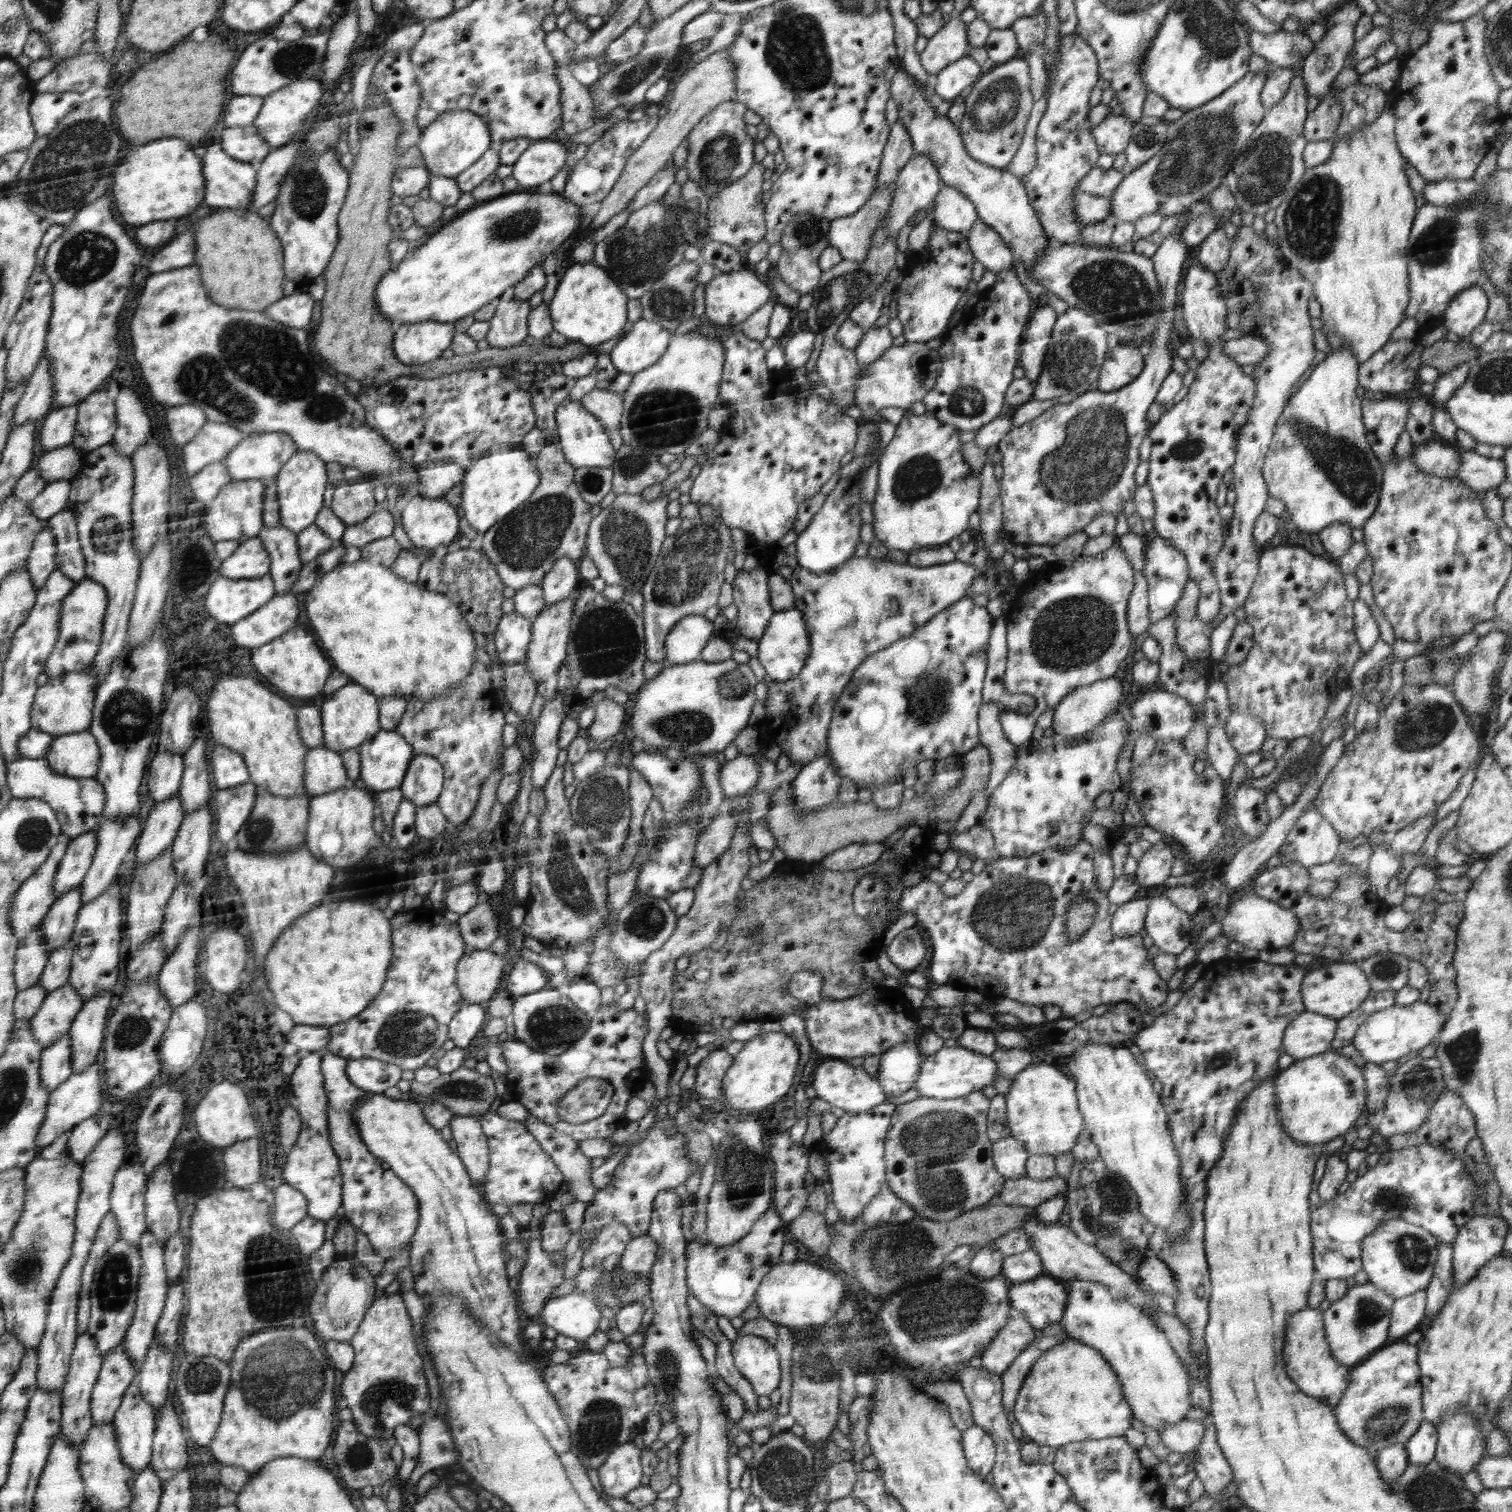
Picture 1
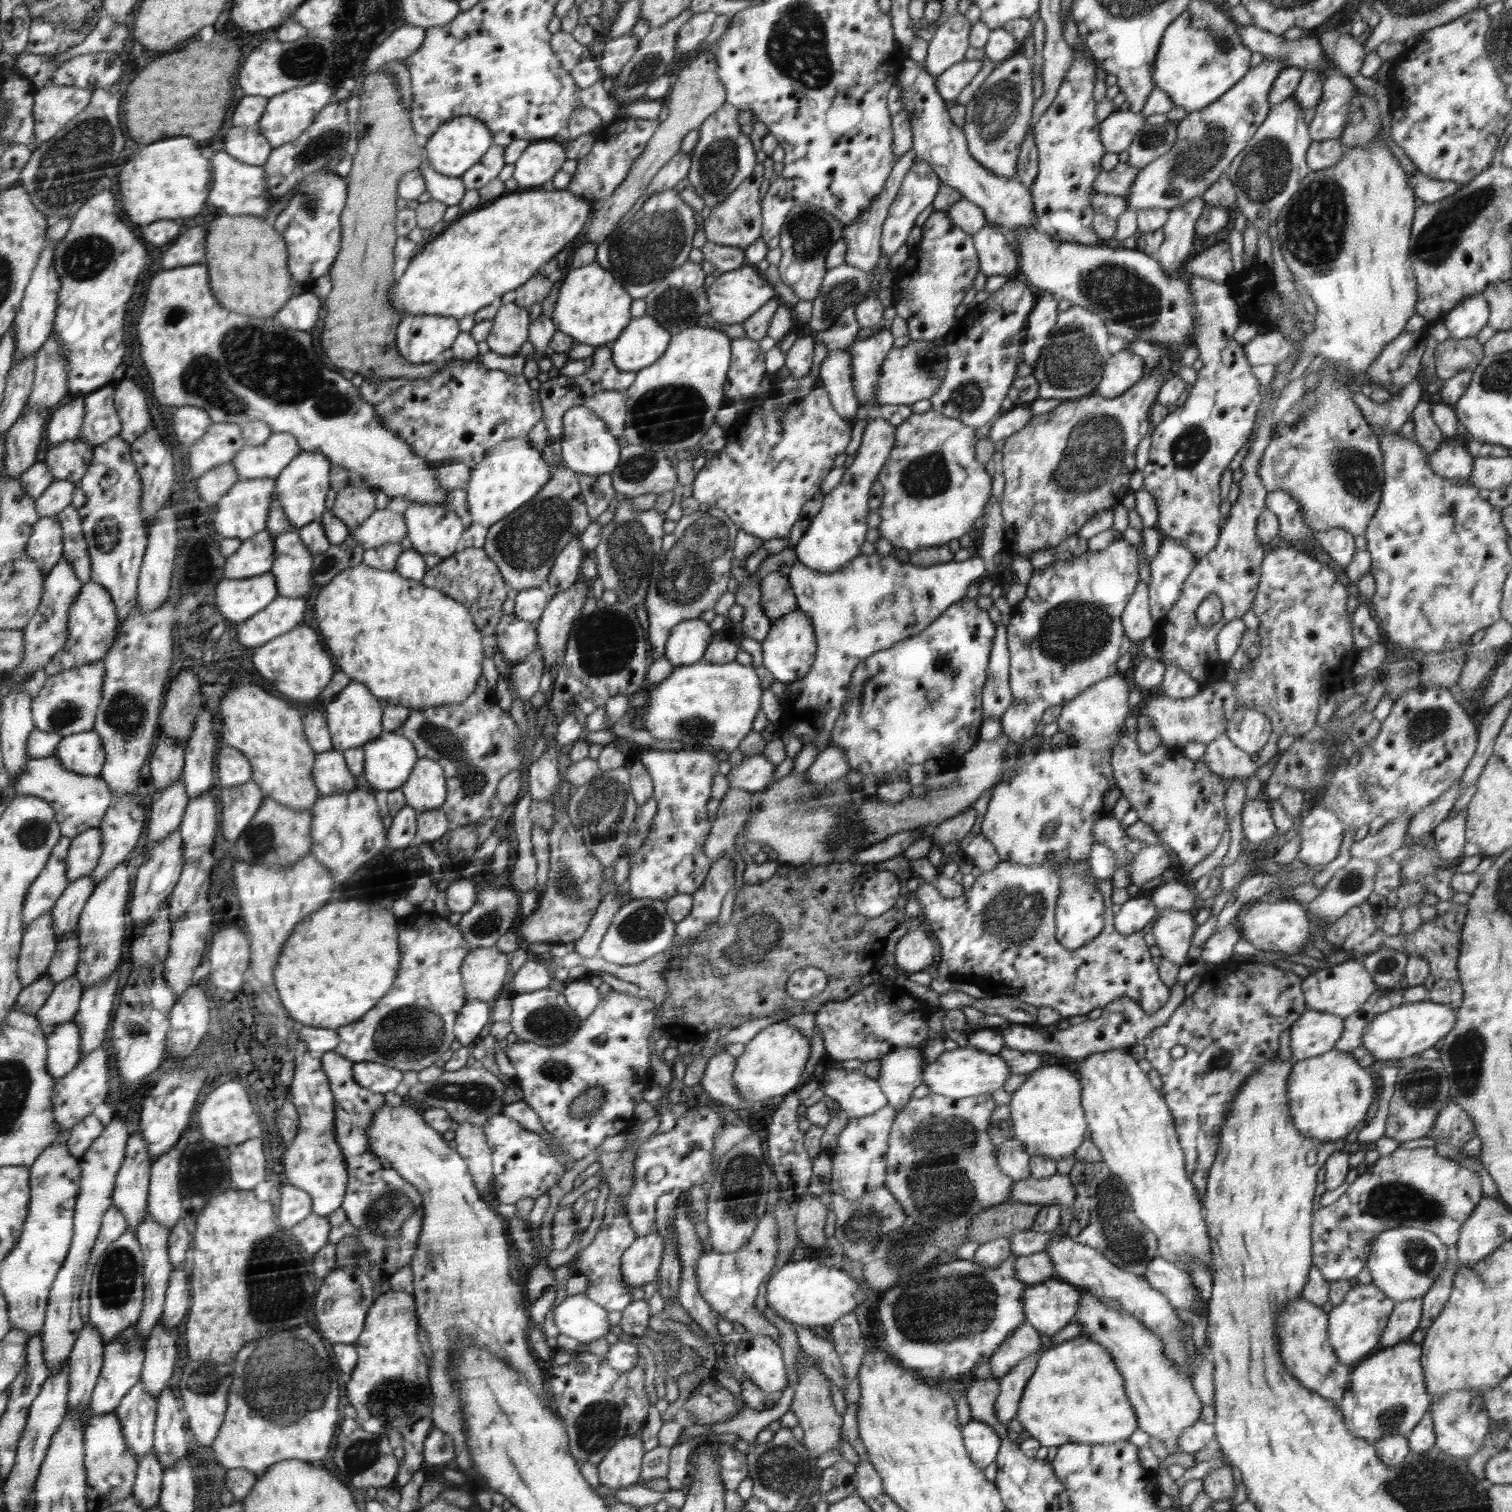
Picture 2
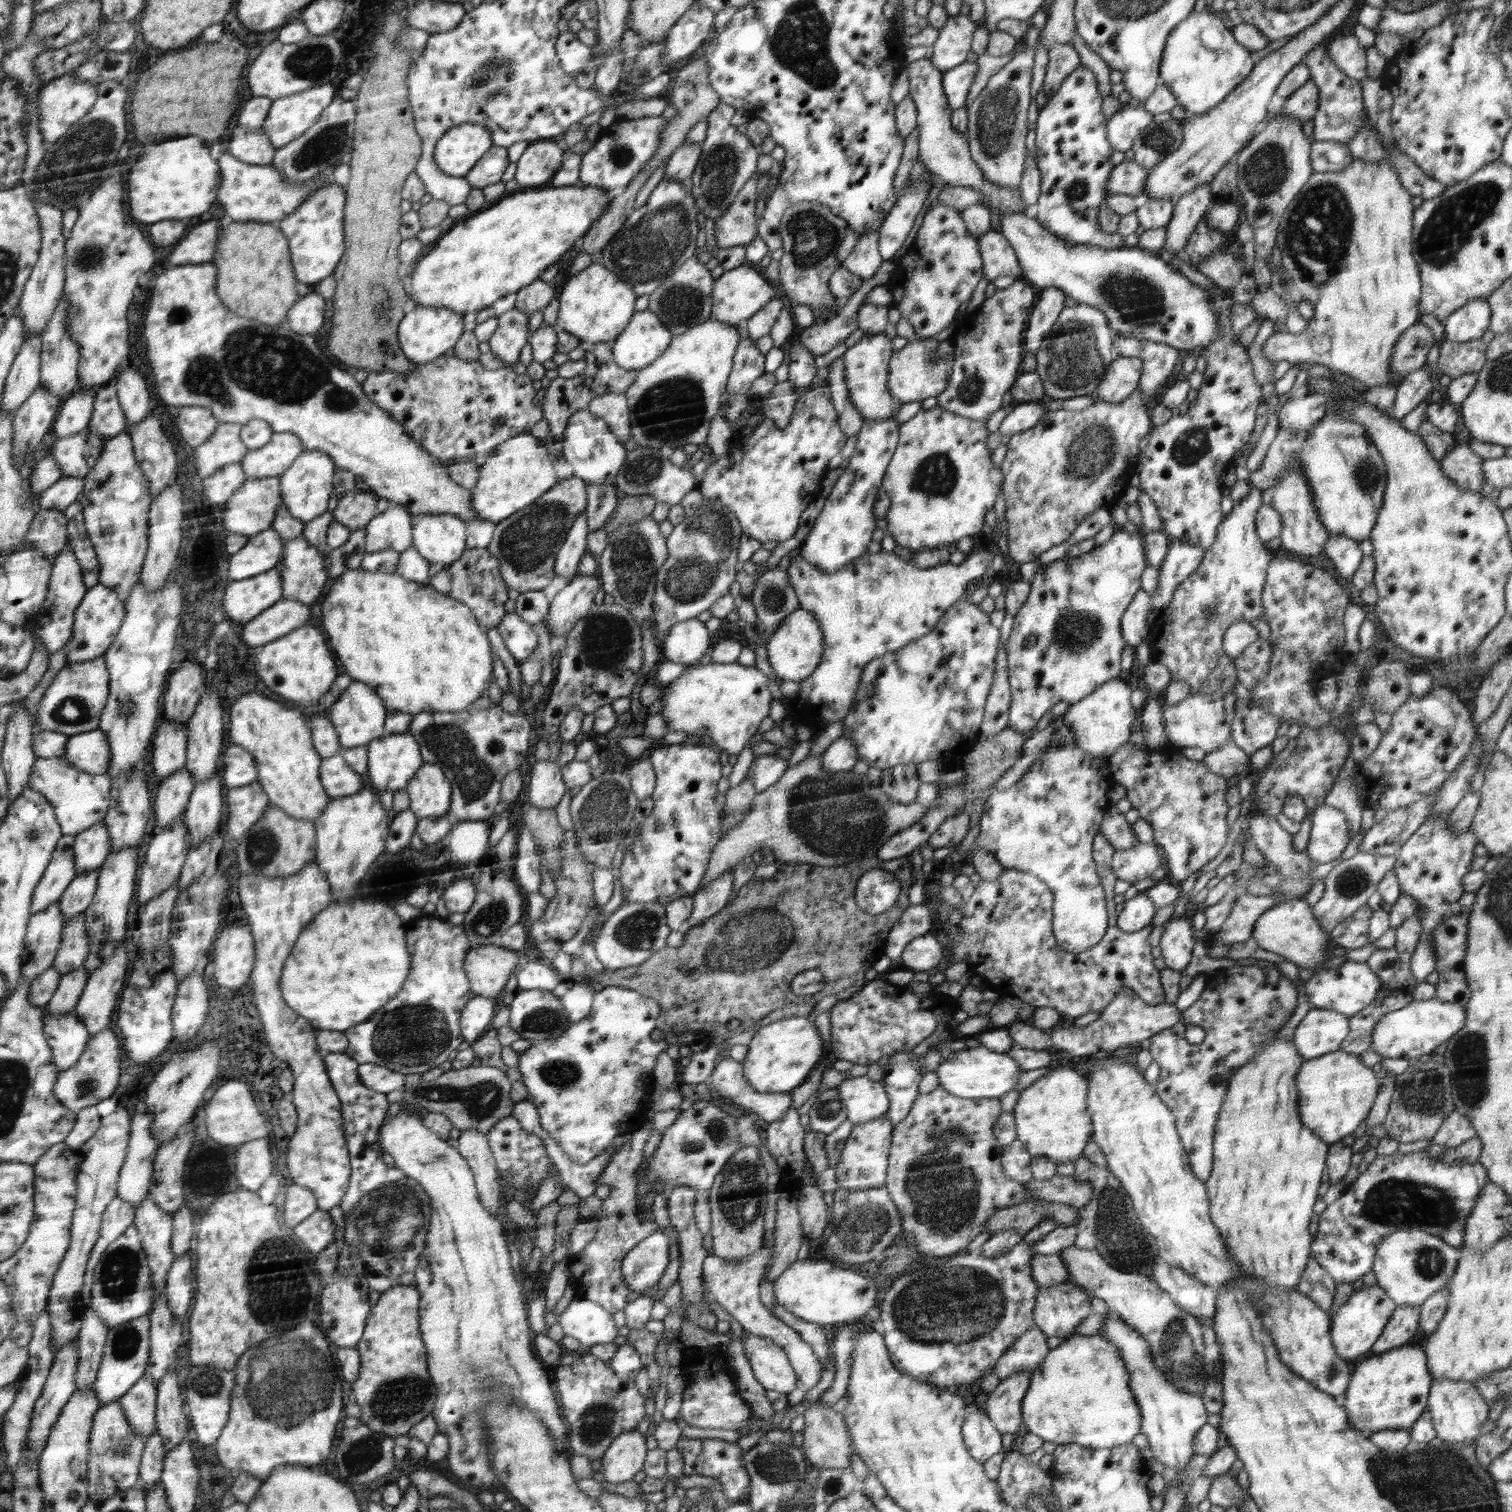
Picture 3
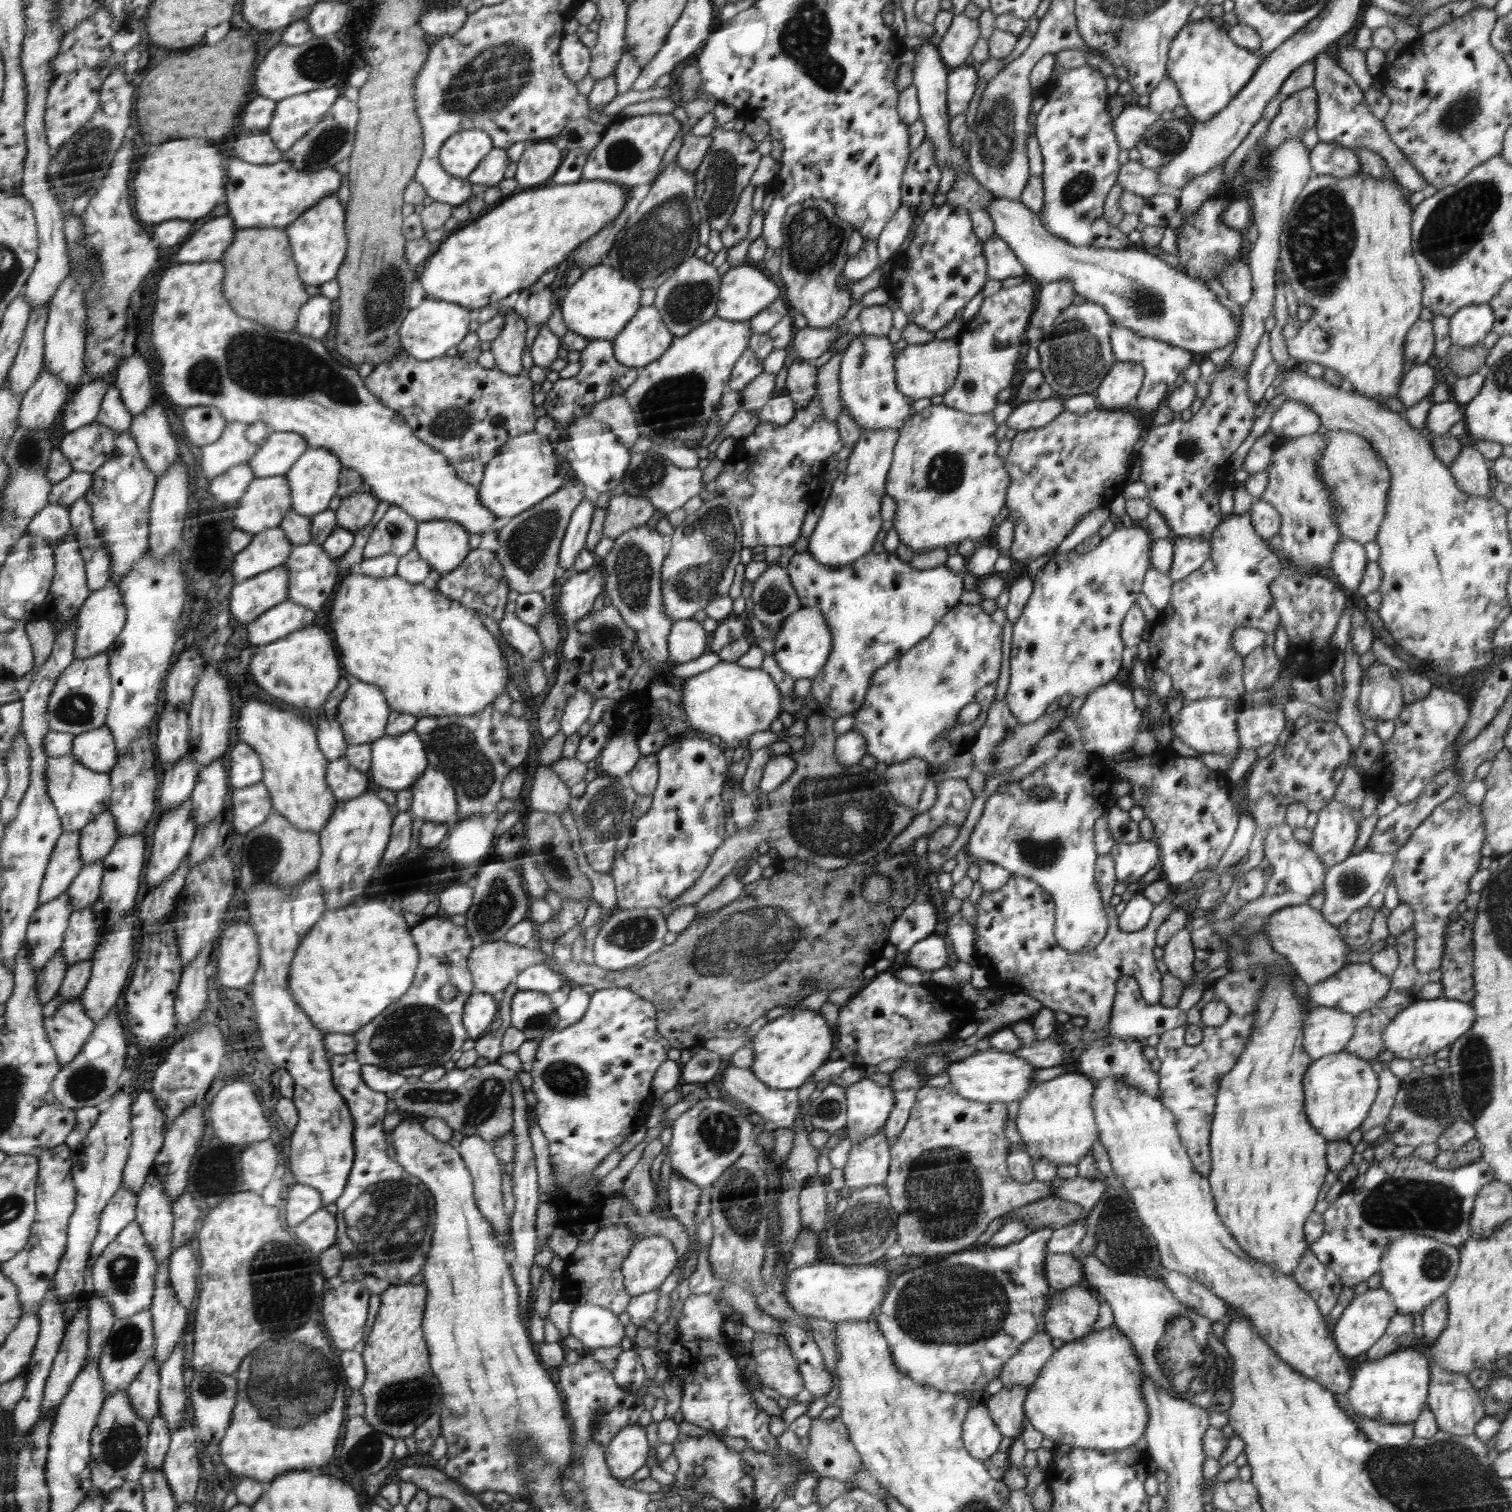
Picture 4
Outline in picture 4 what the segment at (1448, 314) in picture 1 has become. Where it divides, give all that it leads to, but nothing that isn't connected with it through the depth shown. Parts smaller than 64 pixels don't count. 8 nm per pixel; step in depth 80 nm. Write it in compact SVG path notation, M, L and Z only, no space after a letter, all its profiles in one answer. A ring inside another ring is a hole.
M1473 304L1462 307L1449 317L1450 339L1456 346L1468 348L1483 341L1492 332L1495 322L1492 307L1486 304Z

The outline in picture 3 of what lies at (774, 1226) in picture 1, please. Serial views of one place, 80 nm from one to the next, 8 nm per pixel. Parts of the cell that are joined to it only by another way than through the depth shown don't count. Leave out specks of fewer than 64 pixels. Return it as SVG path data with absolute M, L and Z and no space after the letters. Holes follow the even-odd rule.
M764 1243L758 1252L750 1255L747 1259L738 1264L729 1263L718 1255L709 1254L704 1260L701 1274L705 1278L708 1297L742 1325L745 1333L751 1333L762 1337L770 1338L773 1344L780 1346L789 1356L789 1362L793 1364L797 1380L808 1390L818 1384L823 1371L818 1357L812 1353L810 1345L806 1345L794 1328L788 1327L780 1319L771 1314L762 1304L760 1293L760 1281L765 1274L766 1264L770 1258L769 1248Z

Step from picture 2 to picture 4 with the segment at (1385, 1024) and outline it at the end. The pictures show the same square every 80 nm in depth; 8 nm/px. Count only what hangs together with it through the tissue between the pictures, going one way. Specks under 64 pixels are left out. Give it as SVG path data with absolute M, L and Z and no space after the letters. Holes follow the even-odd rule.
M1450 998L1422 999L1416 1001L1408 1008L1402 1009L1392 1021L1386 1025L1383 1030L1381 1039L1384 1043L1385 1050L1390 1050L1395 1057L1407 1058L1413 1063L1419 1063L1423 1061L1427 1056L1434 1055L1438 1050L1445 1046L1450 1046L1453 1042L1460 1038L1470 1027L1473 1027L1475 1021L1475 1012L1471 1003L1460 1002Z

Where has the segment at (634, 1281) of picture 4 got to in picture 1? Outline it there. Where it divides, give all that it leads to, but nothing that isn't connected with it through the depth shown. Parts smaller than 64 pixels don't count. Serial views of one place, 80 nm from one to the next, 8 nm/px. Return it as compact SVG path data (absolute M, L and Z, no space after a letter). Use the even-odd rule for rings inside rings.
M649 1233L633 1237L622 1253L620 1265L626 1271L639 1277L648 1277L657 1261L657 1241Z

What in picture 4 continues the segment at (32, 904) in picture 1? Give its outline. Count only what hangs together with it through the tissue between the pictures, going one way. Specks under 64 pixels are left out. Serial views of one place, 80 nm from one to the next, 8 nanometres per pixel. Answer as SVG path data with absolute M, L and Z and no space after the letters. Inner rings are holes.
M80 832L62 834L57 849L50 858L48 873L41 886L40 904L66 893L74 878L80 873L83 862L80 859Z

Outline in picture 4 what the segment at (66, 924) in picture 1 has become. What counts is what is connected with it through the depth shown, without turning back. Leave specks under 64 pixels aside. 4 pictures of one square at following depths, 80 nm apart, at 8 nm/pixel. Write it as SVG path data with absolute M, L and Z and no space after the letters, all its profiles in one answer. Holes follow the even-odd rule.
M103 860L83 865L65 893L69 896L74 910L86 908L96 902L102 892L102 878L104 878Z

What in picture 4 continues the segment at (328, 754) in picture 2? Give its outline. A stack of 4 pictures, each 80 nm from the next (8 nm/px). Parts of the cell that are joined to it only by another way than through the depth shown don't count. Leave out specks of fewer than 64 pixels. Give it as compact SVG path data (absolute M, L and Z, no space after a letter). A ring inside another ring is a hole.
M345 757L330 761L326 779L339 802L356 798L368 791L366 773L354 768Z

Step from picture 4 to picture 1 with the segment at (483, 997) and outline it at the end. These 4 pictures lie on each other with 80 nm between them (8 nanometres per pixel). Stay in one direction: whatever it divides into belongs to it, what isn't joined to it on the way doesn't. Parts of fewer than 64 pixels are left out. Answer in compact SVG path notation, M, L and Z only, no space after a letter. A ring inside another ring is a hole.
M463 1004L460 1012L454 1014L449 1022L450 1040L456 1047L466 1049L476 1038L488 1019L486 1008L478 1004Z

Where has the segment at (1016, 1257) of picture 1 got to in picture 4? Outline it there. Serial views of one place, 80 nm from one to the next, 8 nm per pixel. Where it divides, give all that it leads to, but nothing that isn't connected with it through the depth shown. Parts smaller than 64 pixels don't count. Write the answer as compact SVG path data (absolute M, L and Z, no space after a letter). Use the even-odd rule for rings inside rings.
M1074 1252L1048 1253L1044 1266L1046 1283L1048 1283L1048 1287L1056 1289L1057 1292L1066 1290L1070 1286L1086 1286L1081 1262L1074 1257Z

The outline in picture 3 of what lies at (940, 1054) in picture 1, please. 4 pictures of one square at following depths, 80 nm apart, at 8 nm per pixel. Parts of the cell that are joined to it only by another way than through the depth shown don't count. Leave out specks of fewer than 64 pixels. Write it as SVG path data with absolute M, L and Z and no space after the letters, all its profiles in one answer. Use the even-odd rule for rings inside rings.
M982 1046L956 1051L949 1059L943 1061L933 1070L940 1082L940 1088L958 1098L999 1098L1018 1086L1021 1068L1006 1053L994 1052Z

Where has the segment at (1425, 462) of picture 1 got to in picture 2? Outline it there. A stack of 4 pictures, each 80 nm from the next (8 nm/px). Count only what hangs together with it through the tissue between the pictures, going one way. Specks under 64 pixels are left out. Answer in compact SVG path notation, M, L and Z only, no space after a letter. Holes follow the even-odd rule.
M1442 445L1437 451L1431 452L1428 456L1430 469L1443 478L1455 480L1462 484L1470 483L1472 474L1472 462L1474 456L1468 452L1466 446Z

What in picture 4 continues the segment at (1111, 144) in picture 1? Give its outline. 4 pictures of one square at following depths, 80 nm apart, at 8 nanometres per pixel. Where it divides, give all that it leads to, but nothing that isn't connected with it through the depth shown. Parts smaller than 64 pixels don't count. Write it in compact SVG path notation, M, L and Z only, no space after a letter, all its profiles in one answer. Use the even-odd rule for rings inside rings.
M1124 106L1119 116L1113 120L1114 133L1121 150L1134 148L1138 139L1144 136L1146 130L1160 119L1160 114L1150 110L1147 106Z

